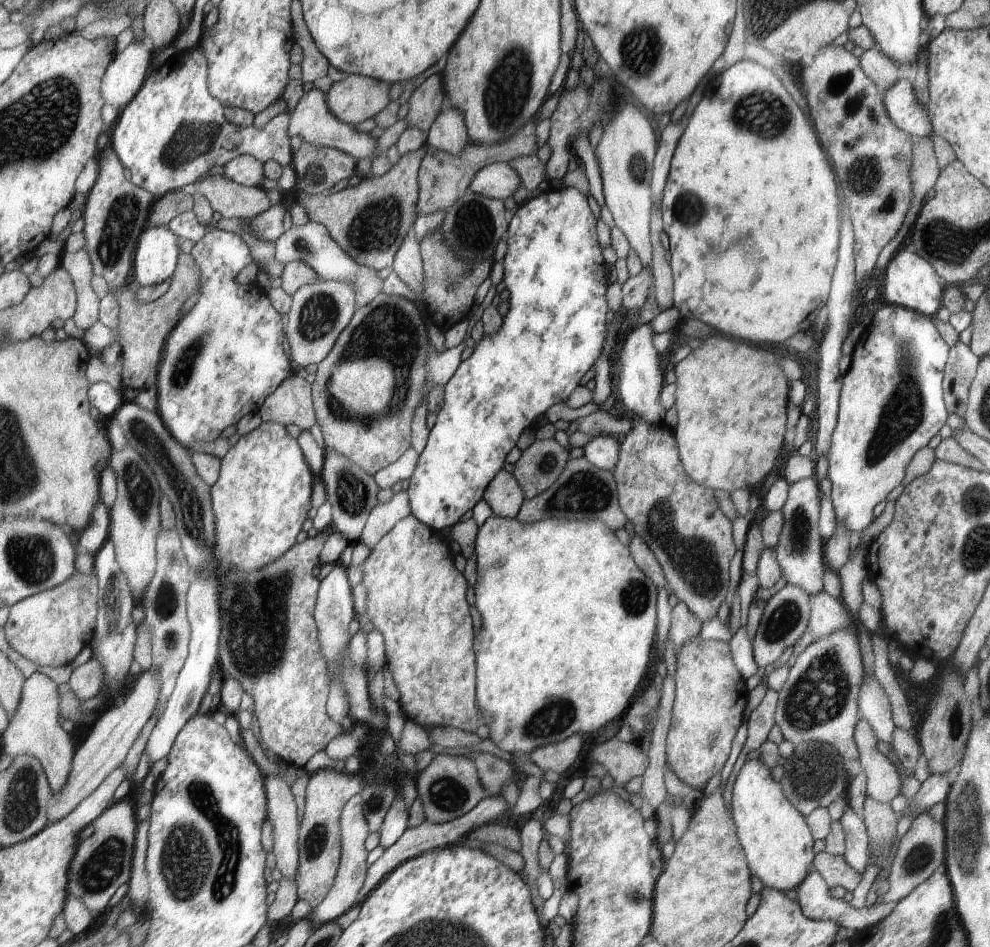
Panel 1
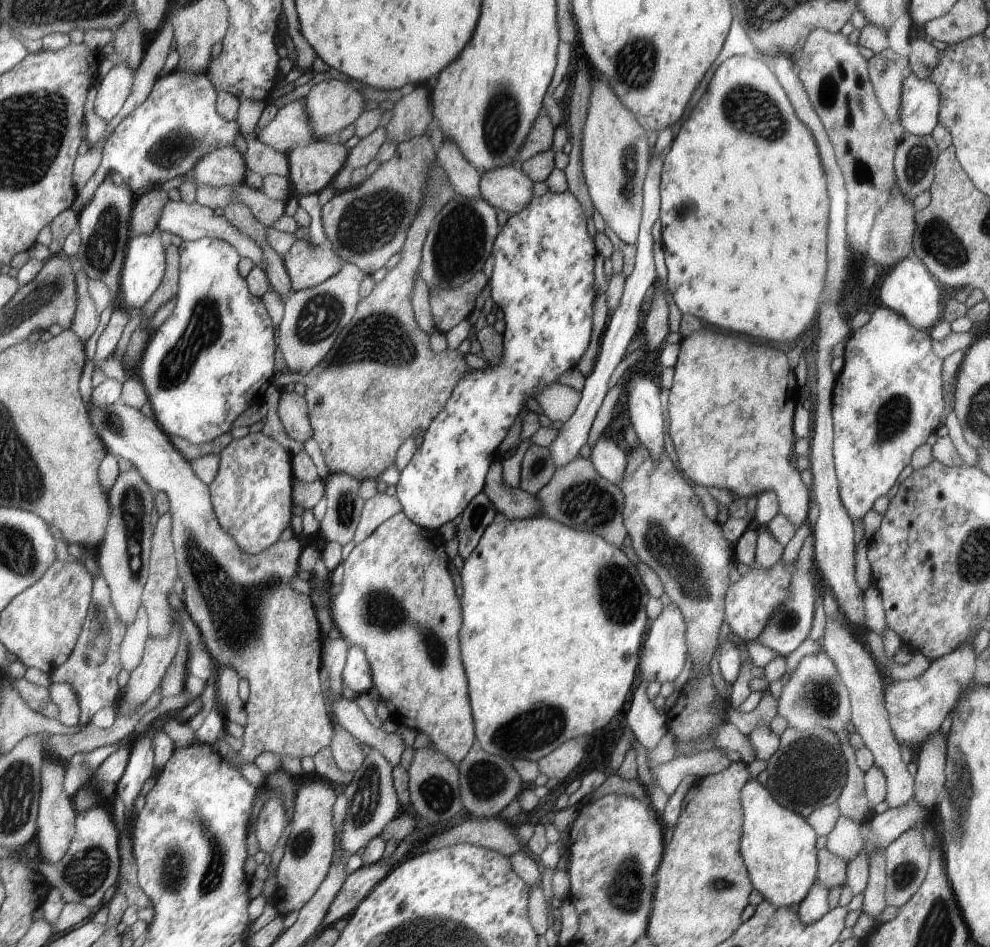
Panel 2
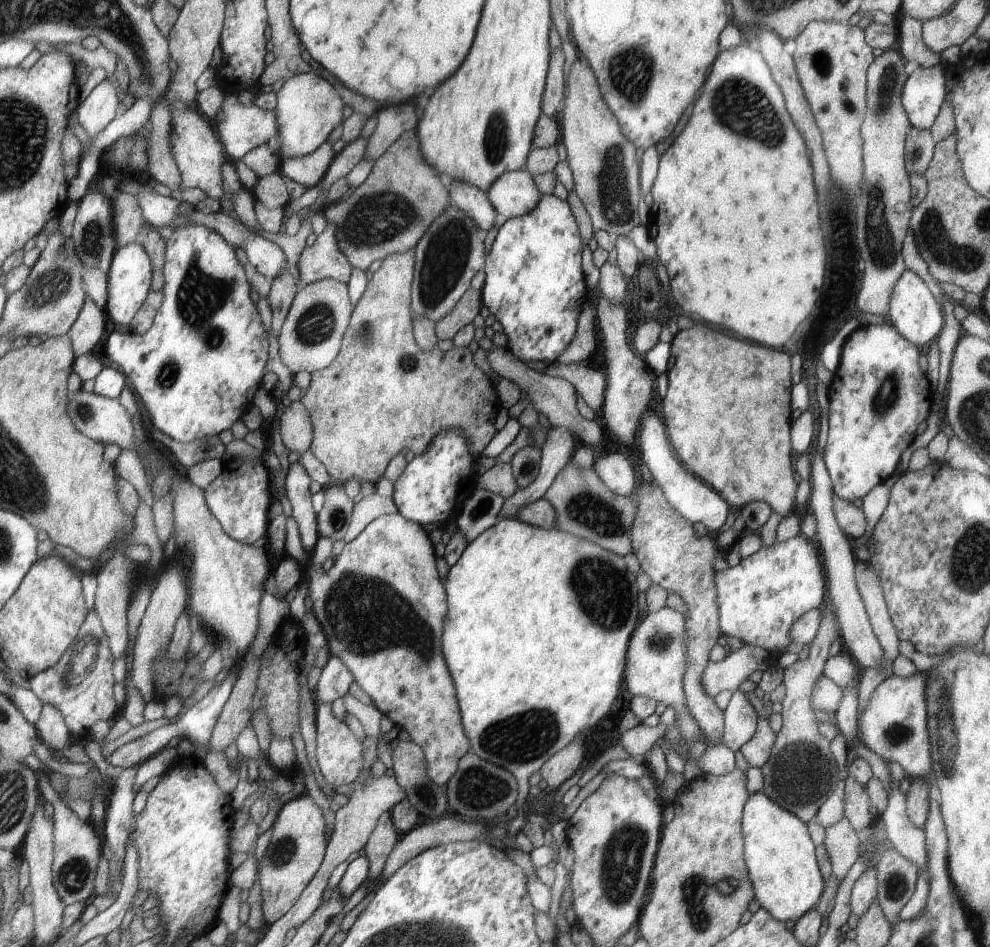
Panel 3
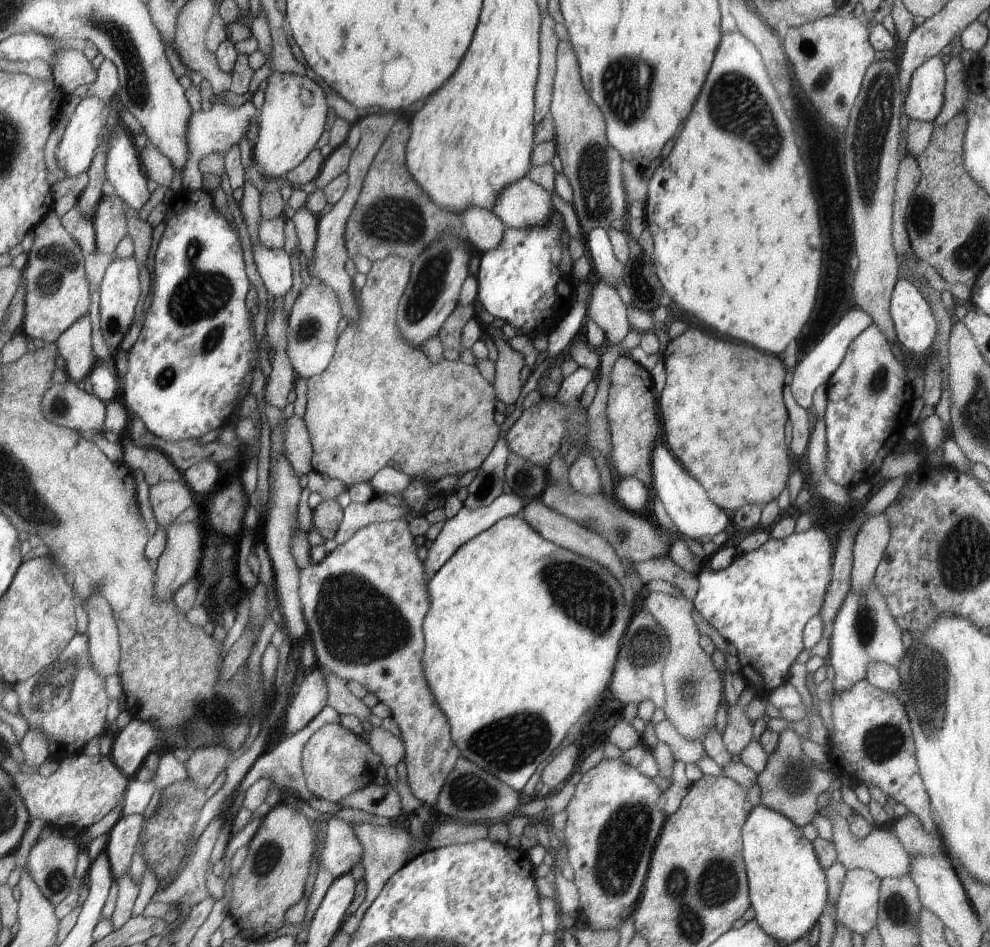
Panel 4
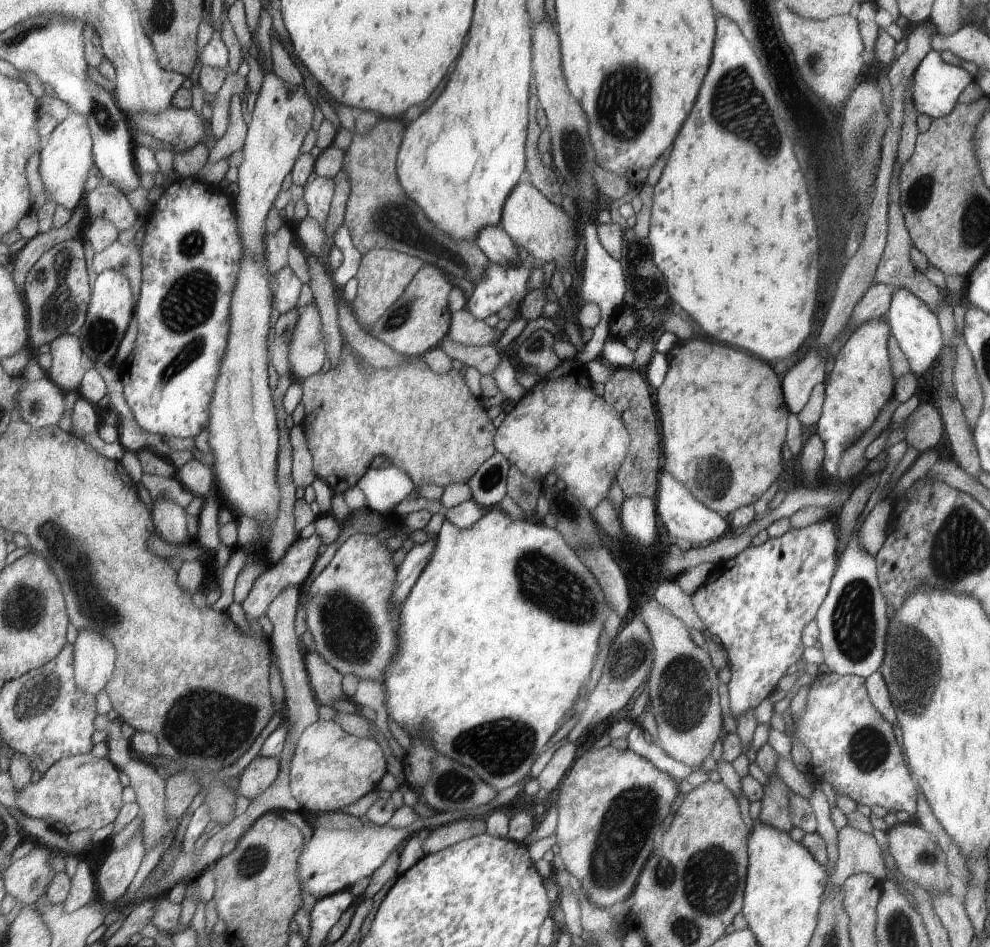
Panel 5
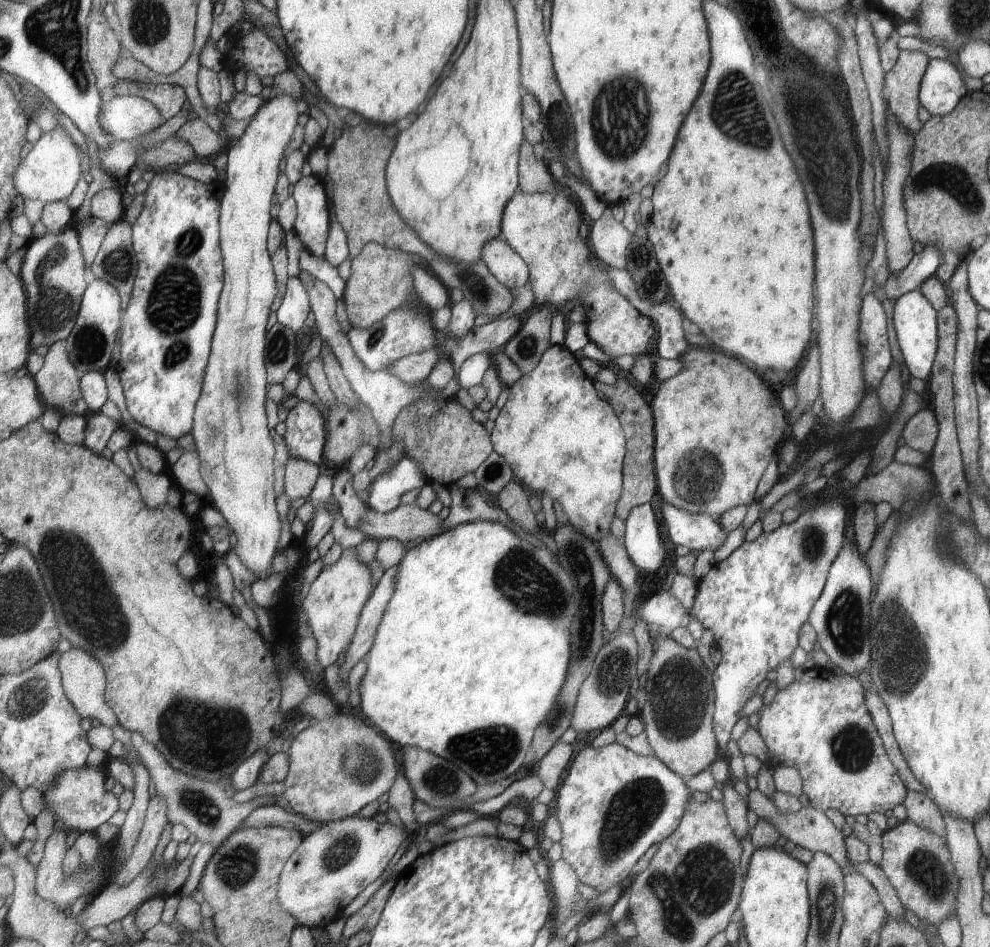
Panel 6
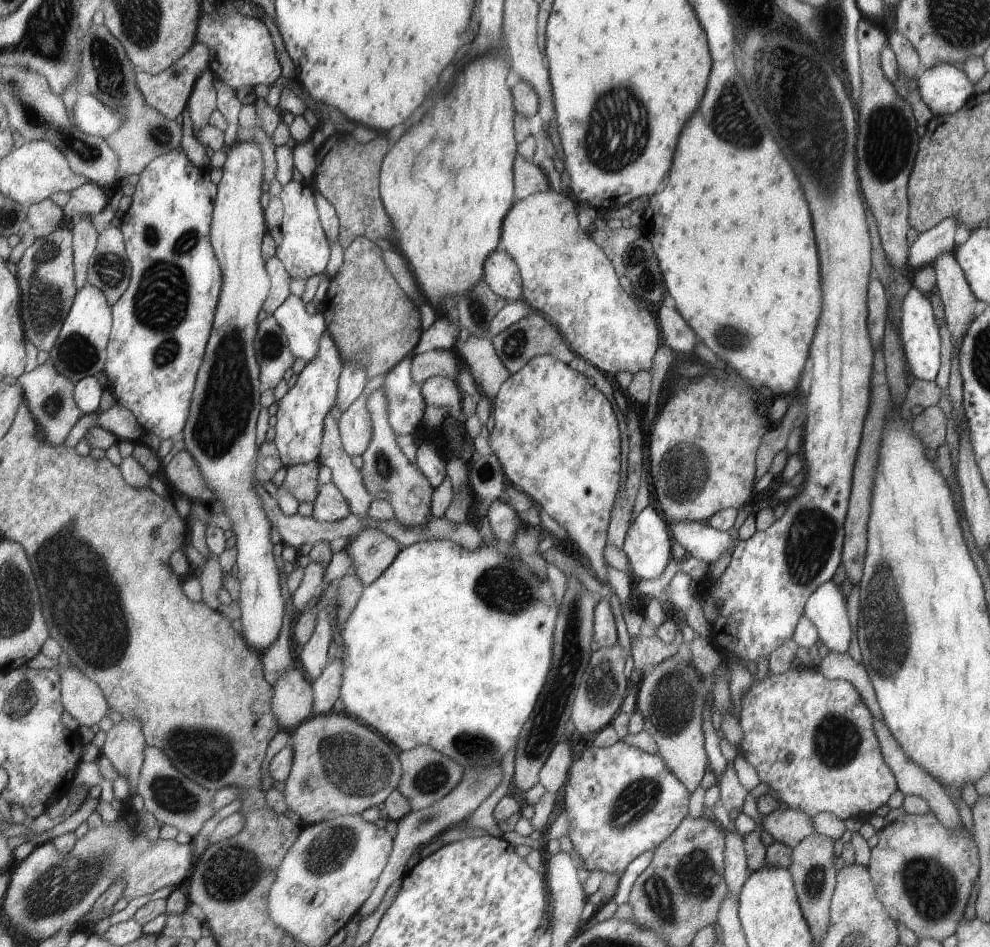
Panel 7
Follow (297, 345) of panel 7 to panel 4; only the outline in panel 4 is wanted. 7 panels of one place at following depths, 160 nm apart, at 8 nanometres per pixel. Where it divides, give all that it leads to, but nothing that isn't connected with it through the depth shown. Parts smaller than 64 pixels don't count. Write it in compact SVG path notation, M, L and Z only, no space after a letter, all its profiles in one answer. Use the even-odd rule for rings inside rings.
M260 238L252 248L257 270L267 292L275 298L284 297L294 285L294 266L290 254L284 248L266 247Z

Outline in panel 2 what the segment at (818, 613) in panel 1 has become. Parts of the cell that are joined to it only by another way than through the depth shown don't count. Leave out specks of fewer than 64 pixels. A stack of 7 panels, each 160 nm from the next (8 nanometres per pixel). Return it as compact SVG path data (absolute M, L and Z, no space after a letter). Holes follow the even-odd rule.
M841 613L835 618L826 620L823 636L819 639L822 649L830 656L835 668L842 677L850 697L850 721L855 727L856 733L861 736L863 744L867 747L886 780L886 797L889 807L904 805L913 794L914 776L908 771L902 761L900 744L893 736L888 723L888 714L882 699L883 684L875 667L875 660L870 652L867 652L853 636L849 625Z

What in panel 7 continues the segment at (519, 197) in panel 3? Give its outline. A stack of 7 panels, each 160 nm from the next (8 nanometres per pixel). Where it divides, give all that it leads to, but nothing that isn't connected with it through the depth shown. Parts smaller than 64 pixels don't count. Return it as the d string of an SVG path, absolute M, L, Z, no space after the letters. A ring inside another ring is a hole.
M547 188L545 191L530 194L525 198L519 199L519 202L515 202L514 208L510 209L503 218L501 226L501 243L500 249L505 251L515 261L518 266L519 272L522 278L522 291L521 299L527 303L529 308L539 310L543 312L544 316L551 319L551 322L558 326L558 329L562 331L563 338L567 339L567 344L577 356L580 356L589 364L595 366L603 374L615 374L616 372L630 372L631 374L639 372L641 369L647 369L649 371L651 366L651 356L653 352L657 350L657 326L655 326L655 320L649 316L649 312L645 310L647 306L643 306L643 301L637 298L629 298L626 291L623 290L620 282L618 281L617 272L614 270L614 265L608 258L607 254L603 252L601 247L591 238L585 236L585 232L577 226L577 216L575 216L575 204L571 198L563 196Z

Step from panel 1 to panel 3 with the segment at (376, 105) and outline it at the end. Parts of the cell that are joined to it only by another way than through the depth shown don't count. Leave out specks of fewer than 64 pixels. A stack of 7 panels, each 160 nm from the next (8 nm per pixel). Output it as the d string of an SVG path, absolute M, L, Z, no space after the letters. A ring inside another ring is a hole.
M309 71L300 76L285 80L278 92L278 105L275 110L279 121L280 144L275 145L278 154L287 153L289 157L300 157L315 152L329 138L329 134L343 123L345 102L339 90L321 76Z

